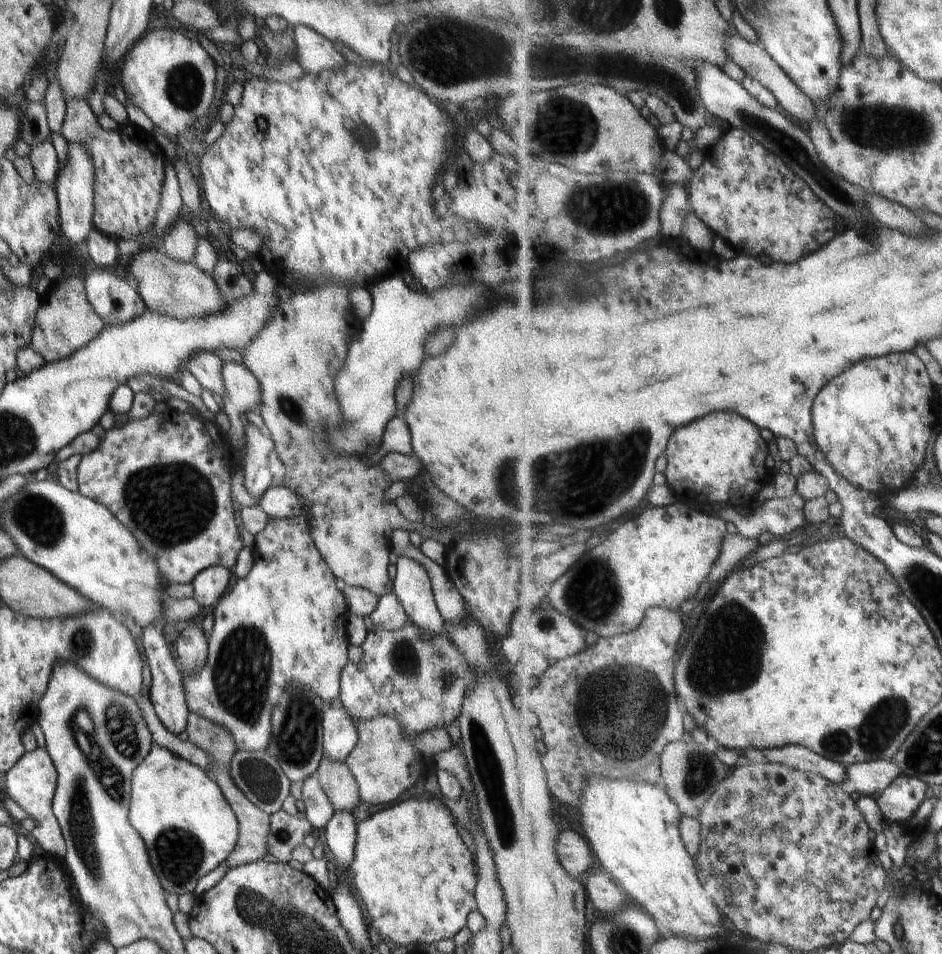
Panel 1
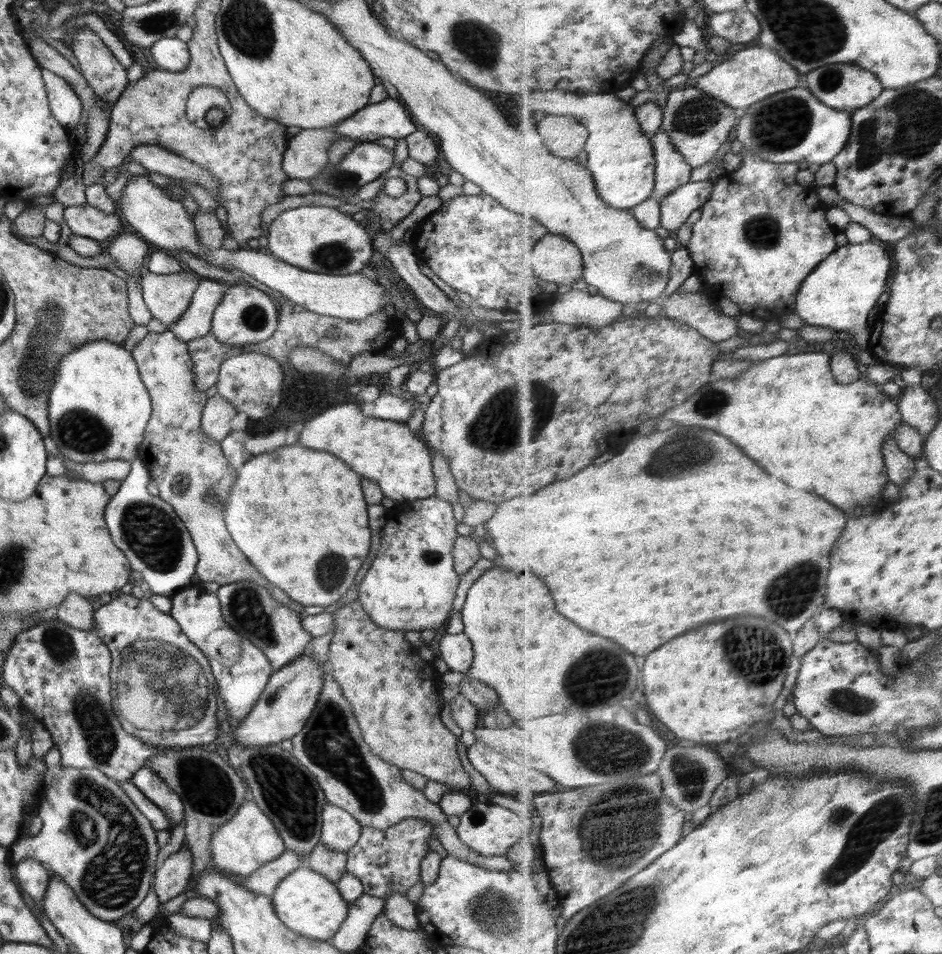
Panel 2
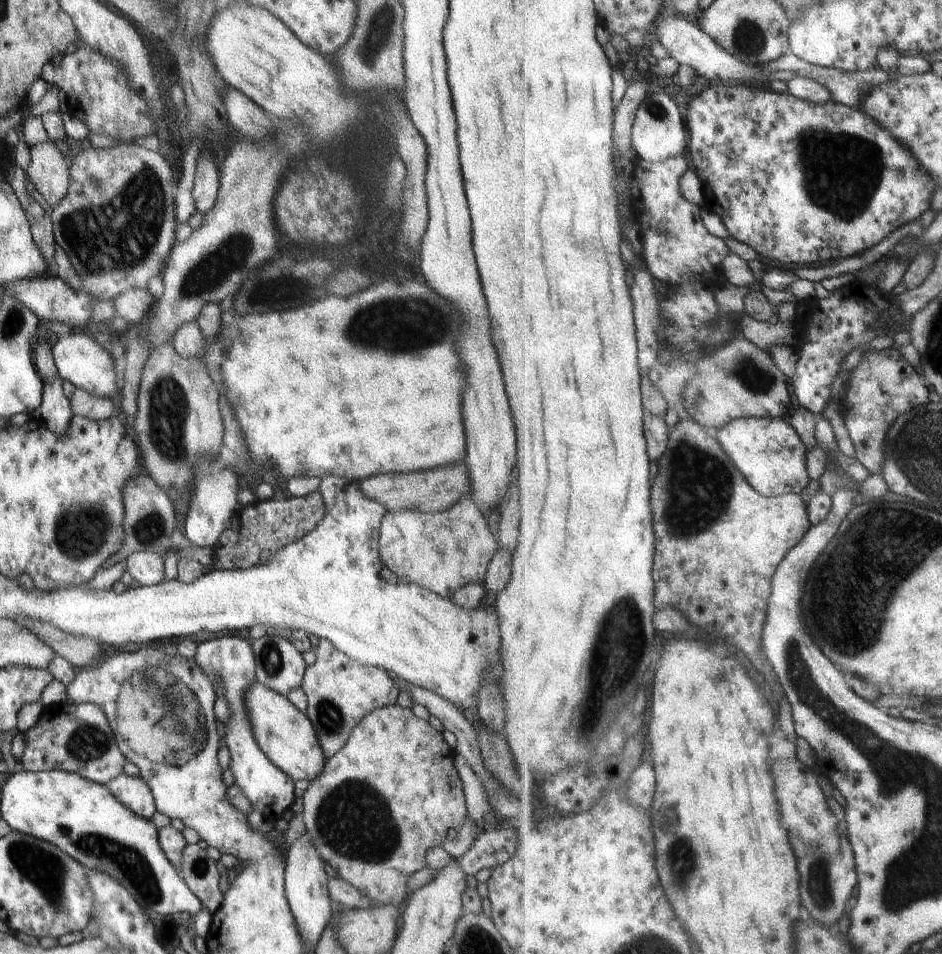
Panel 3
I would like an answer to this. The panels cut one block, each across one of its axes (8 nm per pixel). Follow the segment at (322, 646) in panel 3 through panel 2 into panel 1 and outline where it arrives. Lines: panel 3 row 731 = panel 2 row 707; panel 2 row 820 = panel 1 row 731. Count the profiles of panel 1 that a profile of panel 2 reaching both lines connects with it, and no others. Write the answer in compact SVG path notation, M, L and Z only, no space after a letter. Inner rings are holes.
M388 715L367 721L353 721L359 739L345 758L345 763L356 779L359 797L364 805L396 802L402 792L418 782L424 782L430 773L434 773L436 766L433 764L433 756L450 750L454 744L444 727L431 728L415 737L404 737L399 722Z

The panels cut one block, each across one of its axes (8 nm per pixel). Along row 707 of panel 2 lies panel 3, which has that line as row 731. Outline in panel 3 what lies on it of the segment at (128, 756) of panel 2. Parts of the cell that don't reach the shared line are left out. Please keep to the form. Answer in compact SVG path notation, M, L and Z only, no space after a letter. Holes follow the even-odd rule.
M80 703L44 707L36 726L24 733L26 748L20 761L25 771L66 771L82 778L108 784L120 776L128 762L120 752L113 729L97 704Z

